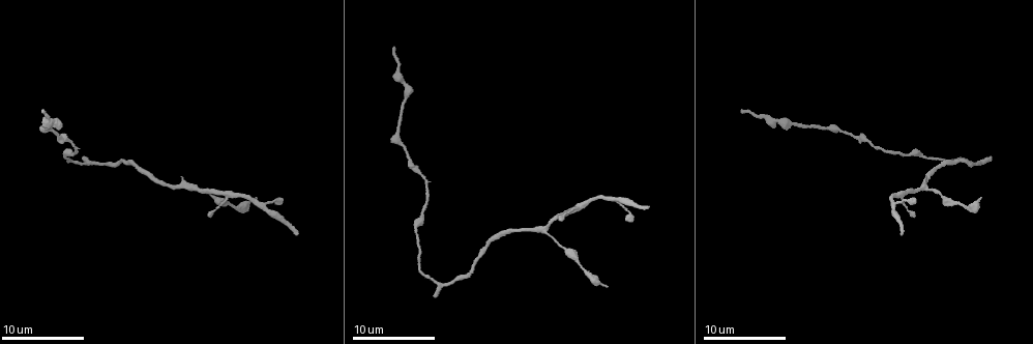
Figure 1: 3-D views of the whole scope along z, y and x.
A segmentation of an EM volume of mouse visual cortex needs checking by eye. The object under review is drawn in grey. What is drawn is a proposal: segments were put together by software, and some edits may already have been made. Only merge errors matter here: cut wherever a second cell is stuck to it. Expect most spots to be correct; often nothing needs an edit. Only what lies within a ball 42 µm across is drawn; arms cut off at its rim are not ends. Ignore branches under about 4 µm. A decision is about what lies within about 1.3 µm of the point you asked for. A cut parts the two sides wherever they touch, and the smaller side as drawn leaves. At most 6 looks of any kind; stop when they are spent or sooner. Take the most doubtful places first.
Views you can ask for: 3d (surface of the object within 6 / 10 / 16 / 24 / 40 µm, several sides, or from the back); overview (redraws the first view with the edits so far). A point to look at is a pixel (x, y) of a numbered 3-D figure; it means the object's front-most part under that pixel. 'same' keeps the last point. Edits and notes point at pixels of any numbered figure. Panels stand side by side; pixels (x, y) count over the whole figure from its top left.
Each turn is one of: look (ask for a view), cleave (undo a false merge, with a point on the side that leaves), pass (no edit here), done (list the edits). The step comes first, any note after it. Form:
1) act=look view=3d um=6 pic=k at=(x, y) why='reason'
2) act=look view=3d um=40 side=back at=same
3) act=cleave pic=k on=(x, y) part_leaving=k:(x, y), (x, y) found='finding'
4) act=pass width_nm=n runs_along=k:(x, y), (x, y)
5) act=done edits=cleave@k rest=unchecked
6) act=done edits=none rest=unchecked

act=look view=3d um=10 pic=1 at=(797, 125) why='thick turns thin'

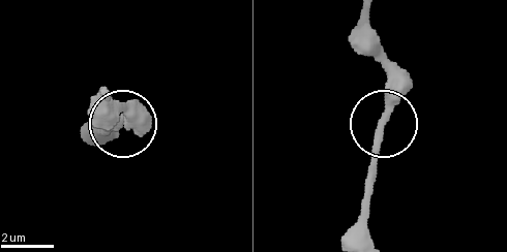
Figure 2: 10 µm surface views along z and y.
act=pass runs_along=2:(367, 231), (363, 185), (390, 98), (390, 61) found='continuous, no second cell'

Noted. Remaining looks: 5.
act=look view=3d um=10 pic=1 at=(421, 175) why='thick turns thin'

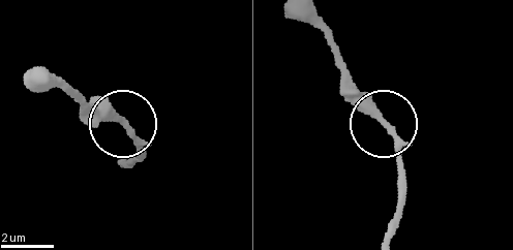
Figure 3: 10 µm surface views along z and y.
act=pass runs_along=3:(386, 231), (399, 198), (399, 145), (341, 81) found='one cell here'

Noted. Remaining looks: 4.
act=look view=3d um=6 pic=1 at=(51, 130) why='thick turns thin'

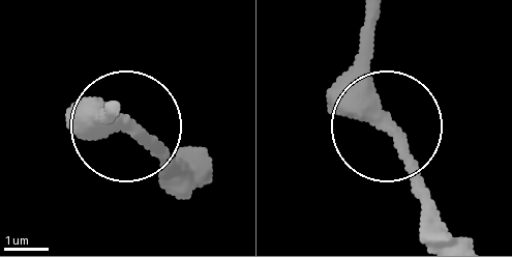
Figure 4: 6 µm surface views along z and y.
act=pass runs_along=4:(453, 237), (382, 115), (364, 19) found='one cell here'

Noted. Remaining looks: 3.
act=done edits=none rest=unchecked

